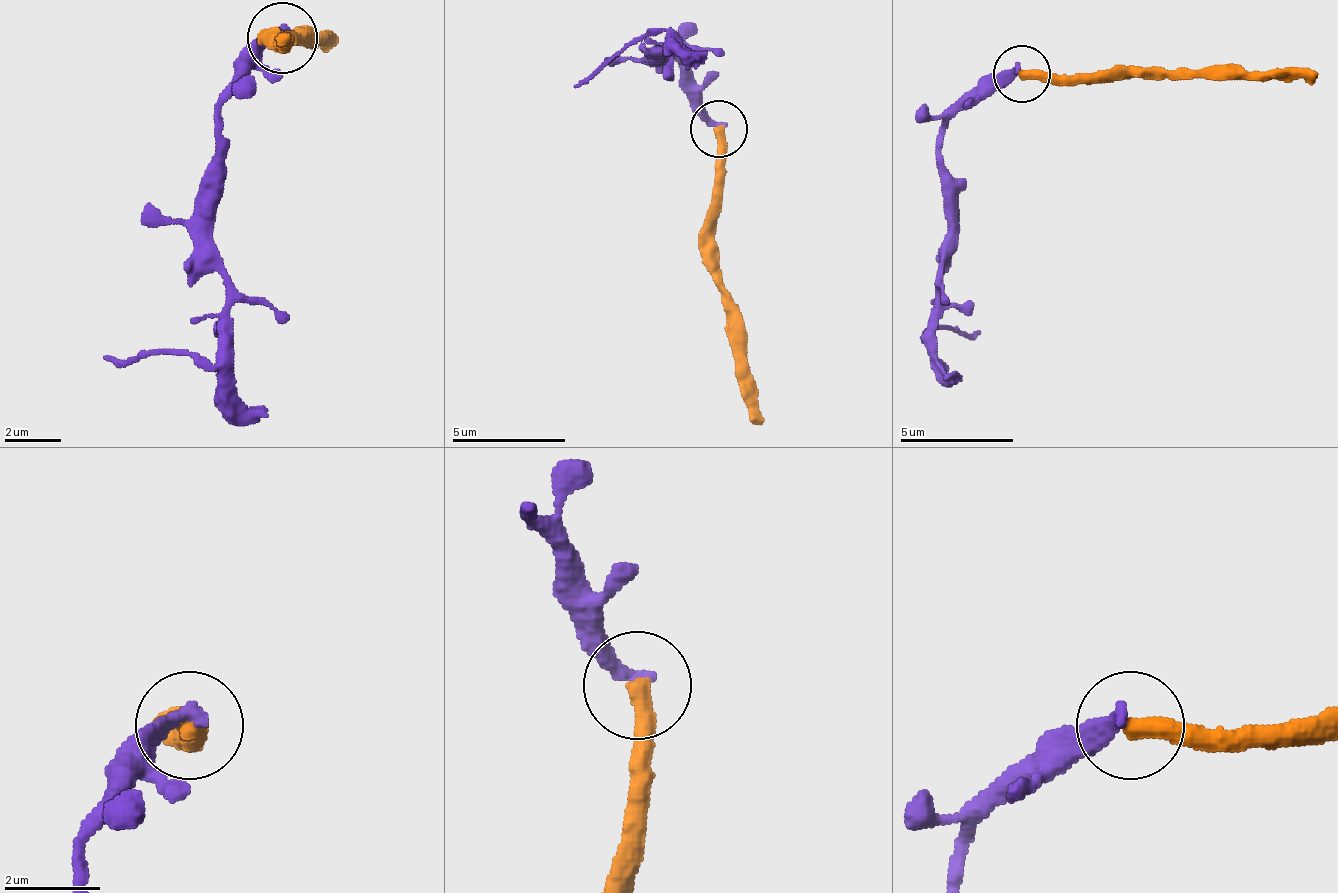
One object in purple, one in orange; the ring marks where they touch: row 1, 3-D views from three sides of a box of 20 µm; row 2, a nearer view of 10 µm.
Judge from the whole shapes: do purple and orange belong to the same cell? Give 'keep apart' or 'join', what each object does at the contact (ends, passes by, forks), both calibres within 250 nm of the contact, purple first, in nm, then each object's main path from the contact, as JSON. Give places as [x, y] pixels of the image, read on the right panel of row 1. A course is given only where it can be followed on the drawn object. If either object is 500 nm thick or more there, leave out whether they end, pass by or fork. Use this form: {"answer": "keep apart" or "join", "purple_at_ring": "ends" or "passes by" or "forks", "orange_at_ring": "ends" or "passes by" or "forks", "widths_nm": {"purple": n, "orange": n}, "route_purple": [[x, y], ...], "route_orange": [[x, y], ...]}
{"answer": "keep apart", "purple_at_ring": "ends", "orange_at_ring": "ends", "widths_nm": {"purple": 360, "orange": 420}, "route_purple": [[1020, 69], [941, 131], [952, 256], [941, 267], [941, 319], [924, 336], [929, 330], [980, 330]], "route_orange": [[1020, 75], [1185, 69], [1287, 75], [1315, 69]]}

